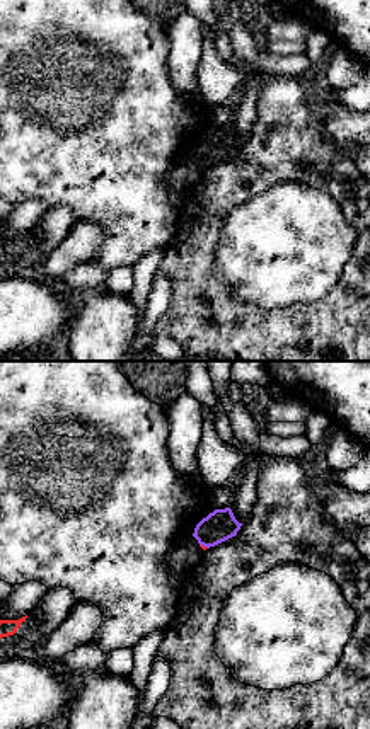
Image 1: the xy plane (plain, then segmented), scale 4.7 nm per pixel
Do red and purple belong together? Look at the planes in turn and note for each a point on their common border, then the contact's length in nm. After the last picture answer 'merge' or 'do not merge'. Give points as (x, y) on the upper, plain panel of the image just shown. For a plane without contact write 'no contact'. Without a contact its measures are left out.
contact (202, 164); length 40 nm

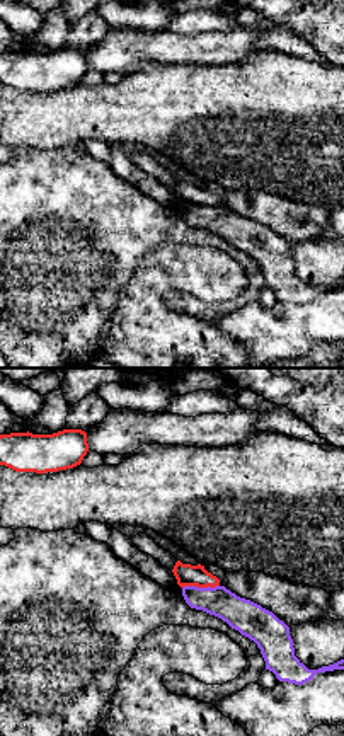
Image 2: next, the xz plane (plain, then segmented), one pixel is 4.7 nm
contact (200, 205); length 180 nm

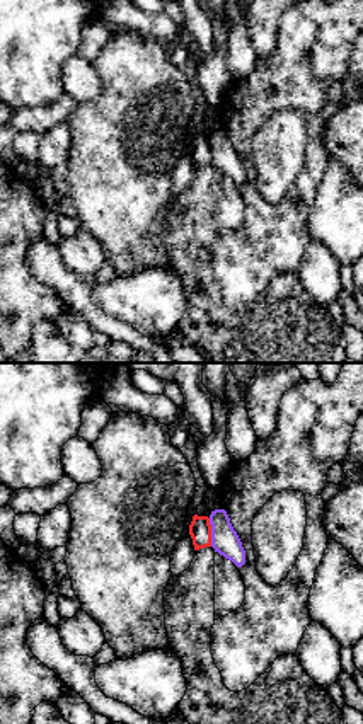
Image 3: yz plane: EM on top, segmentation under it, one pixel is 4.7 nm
contact (210, 150); length 140 nm

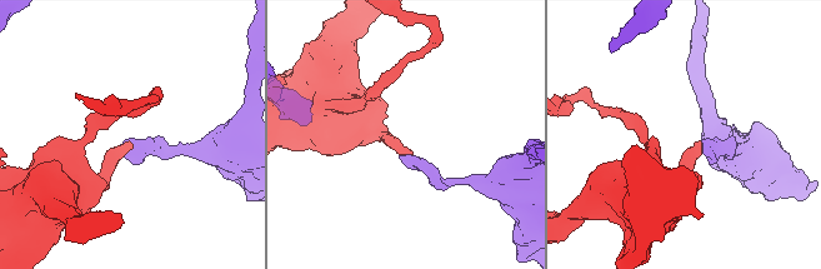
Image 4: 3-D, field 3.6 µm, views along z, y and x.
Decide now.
do not merge

